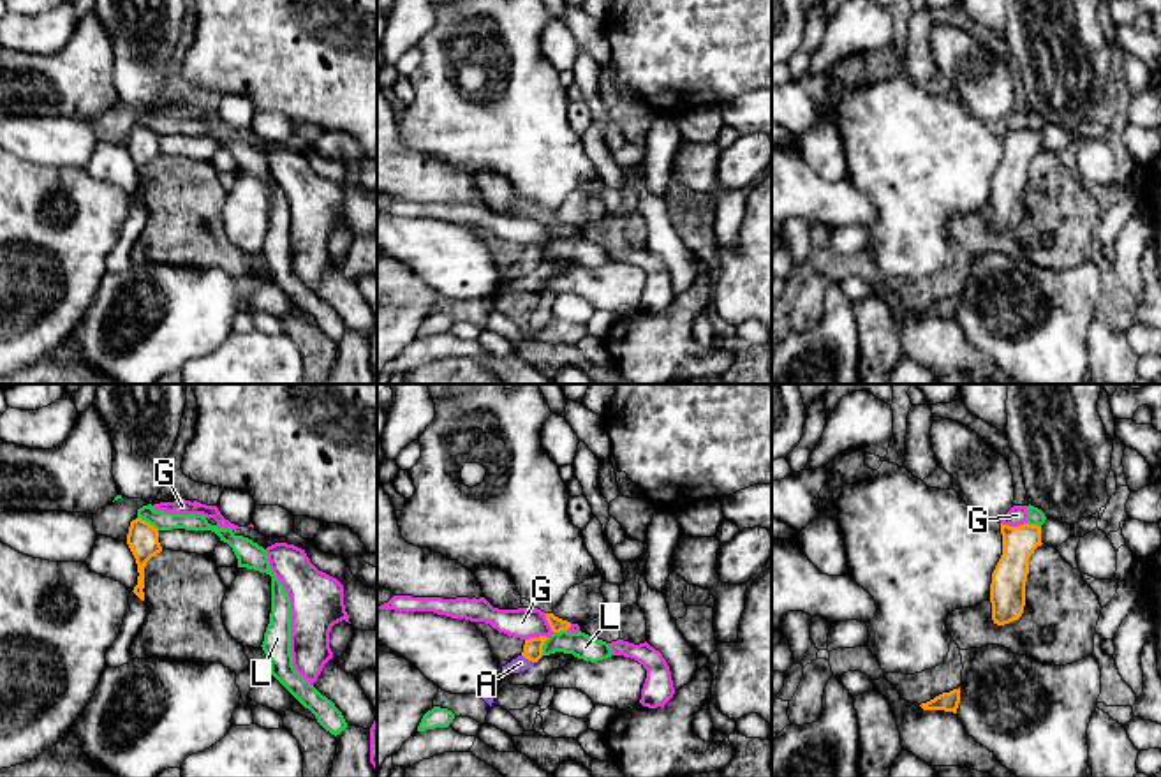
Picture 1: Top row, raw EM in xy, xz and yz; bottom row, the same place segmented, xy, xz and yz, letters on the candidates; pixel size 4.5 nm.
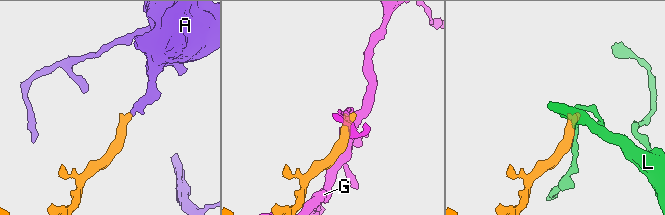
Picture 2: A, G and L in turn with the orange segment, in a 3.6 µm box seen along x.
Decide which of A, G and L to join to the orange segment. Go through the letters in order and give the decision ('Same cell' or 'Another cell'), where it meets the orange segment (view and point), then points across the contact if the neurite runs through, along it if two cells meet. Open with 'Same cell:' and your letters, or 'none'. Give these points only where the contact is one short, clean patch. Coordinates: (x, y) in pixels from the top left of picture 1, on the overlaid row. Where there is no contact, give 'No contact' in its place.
Same cell: A
A: Same cell. Touches orange at xz (527, 658). Path across: xz (532, 649), (527, 658), (520, 663)
G: Another cell. Touches orange at yz (1013, 527)
L: Another cell. Touches orange at xy (147, 522). Boundary: xy (138, 517), (157, 531)

